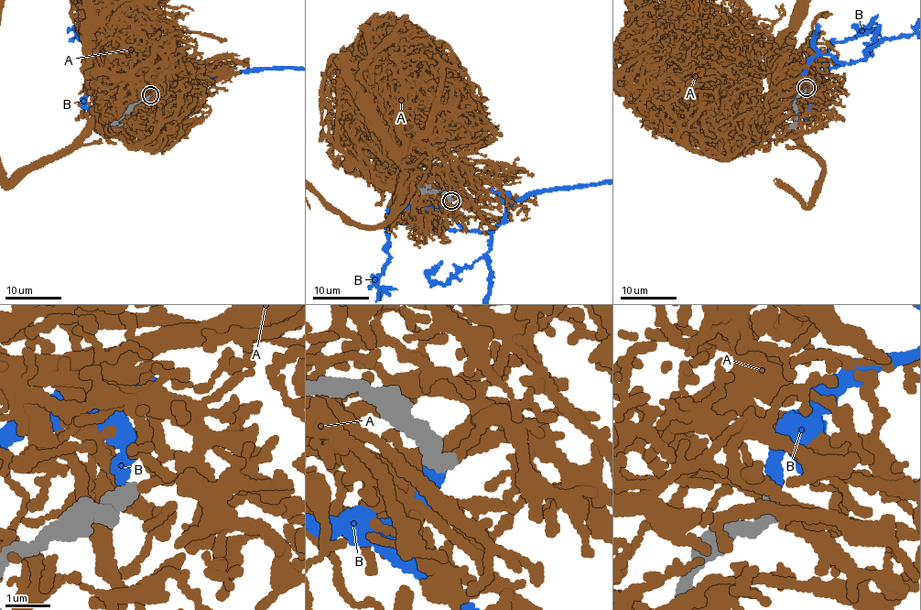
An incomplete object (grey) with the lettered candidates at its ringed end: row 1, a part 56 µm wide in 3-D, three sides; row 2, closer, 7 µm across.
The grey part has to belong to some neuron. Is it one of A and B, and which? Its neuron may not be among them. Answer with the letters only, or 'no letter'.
B

